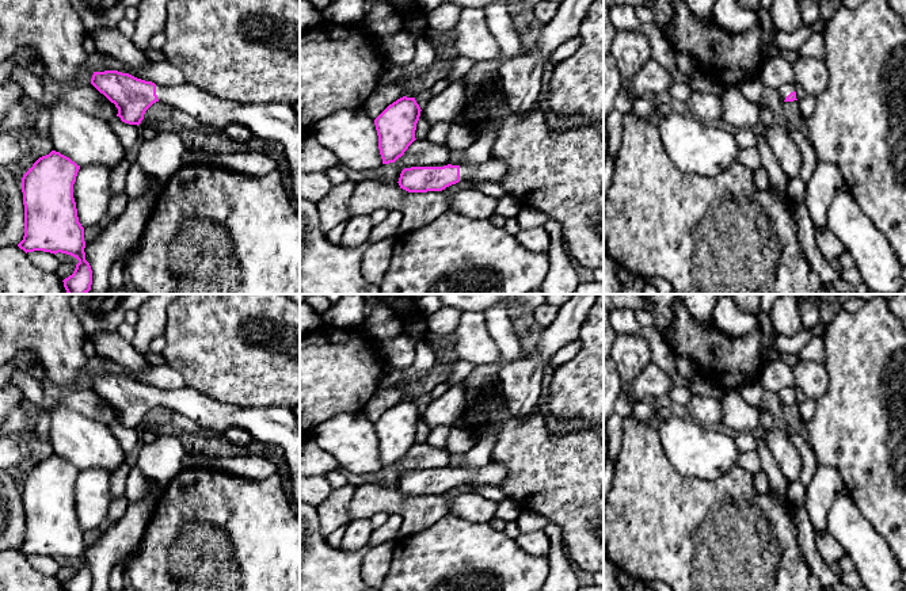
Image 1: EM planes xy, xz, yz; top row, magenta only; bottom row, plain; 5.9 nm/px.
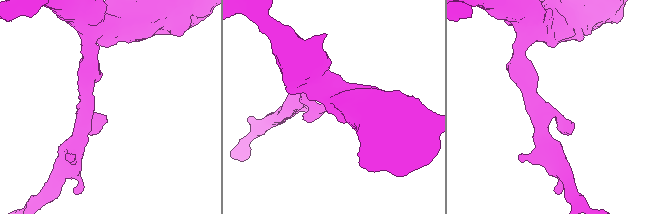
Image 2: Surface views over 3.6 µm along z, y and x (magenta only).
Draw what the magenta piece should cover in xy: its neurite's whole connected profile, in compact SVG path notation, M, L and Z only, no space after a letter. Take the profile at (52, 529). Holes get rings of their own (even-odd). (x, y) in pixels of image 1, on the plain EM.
M60 455L39 461L22 481L24 539L18 548L27 556L66 557L79 564L64 591L91 591L92 573L85 564L84 531L79 526L73 488L80 469Z

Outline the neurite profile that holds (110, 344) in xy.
M117 331L94 336L92 344L98 356L113 359L130 370L140 371L151 365L148 358L140 354L130 342L122 339Z

